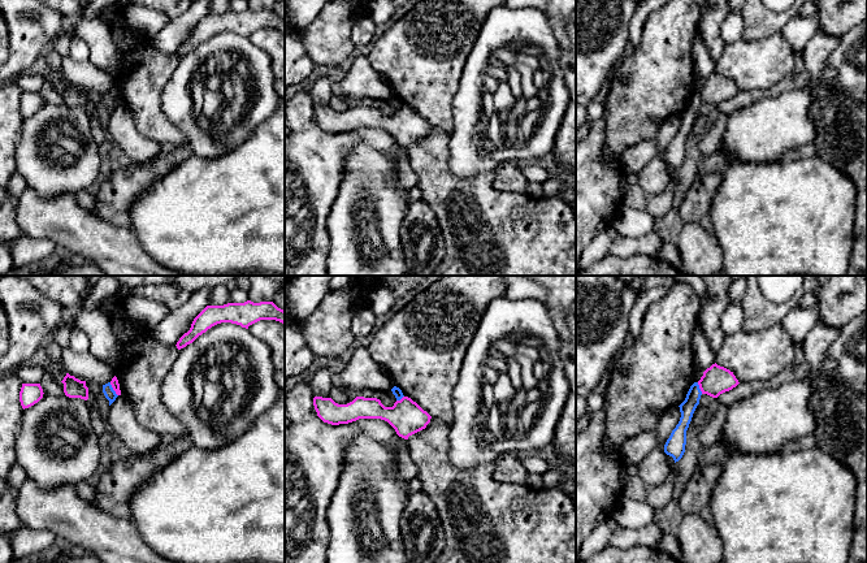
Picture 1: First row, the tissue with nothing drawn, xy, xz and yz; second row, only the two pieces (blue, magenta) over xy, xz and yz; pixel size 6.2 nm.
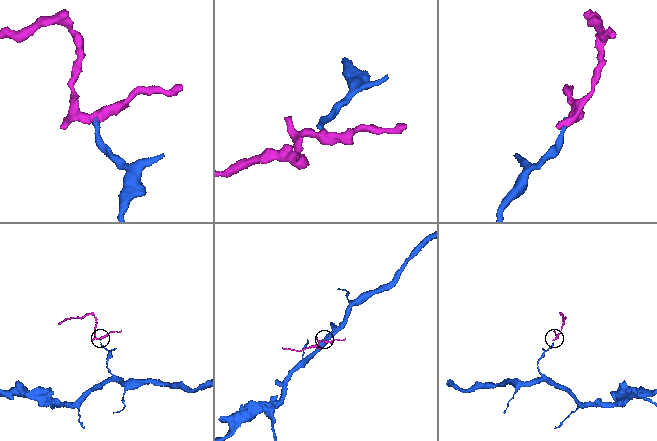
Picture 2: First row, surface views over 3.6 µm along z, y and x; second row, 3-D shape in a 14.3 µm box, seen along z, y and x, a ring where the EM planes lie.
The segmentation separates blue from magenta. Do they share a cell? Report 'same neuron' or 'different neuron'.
different neuron

